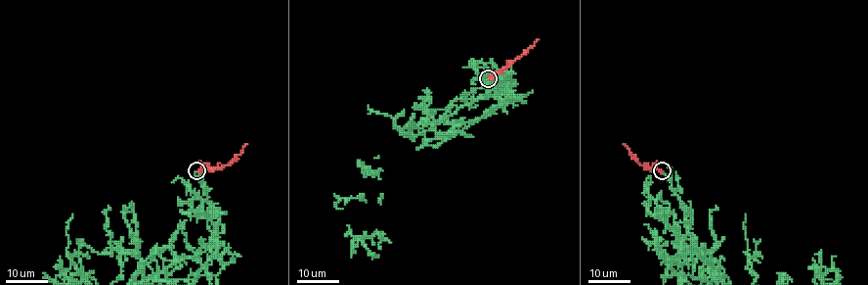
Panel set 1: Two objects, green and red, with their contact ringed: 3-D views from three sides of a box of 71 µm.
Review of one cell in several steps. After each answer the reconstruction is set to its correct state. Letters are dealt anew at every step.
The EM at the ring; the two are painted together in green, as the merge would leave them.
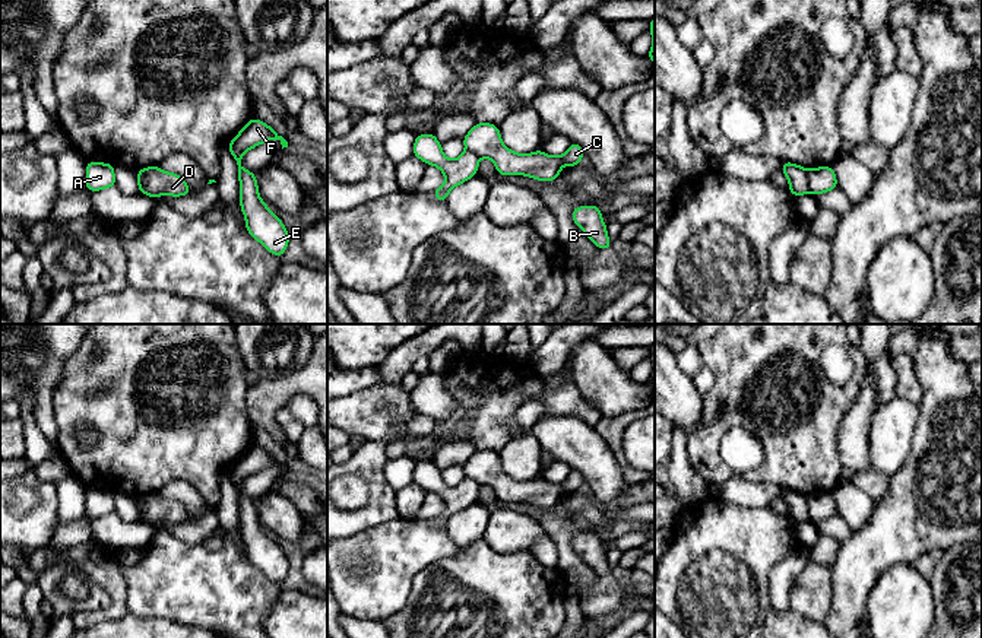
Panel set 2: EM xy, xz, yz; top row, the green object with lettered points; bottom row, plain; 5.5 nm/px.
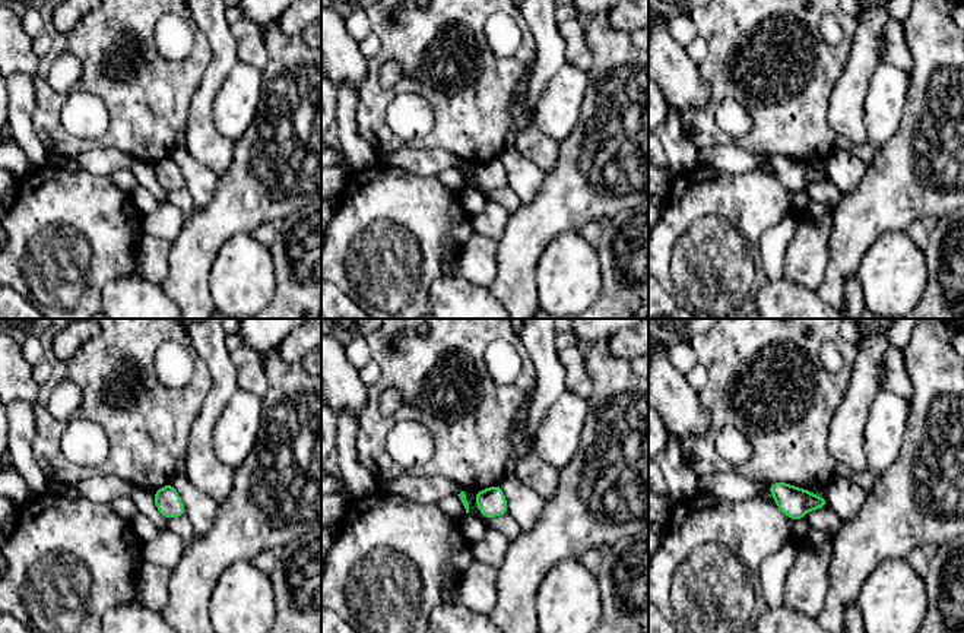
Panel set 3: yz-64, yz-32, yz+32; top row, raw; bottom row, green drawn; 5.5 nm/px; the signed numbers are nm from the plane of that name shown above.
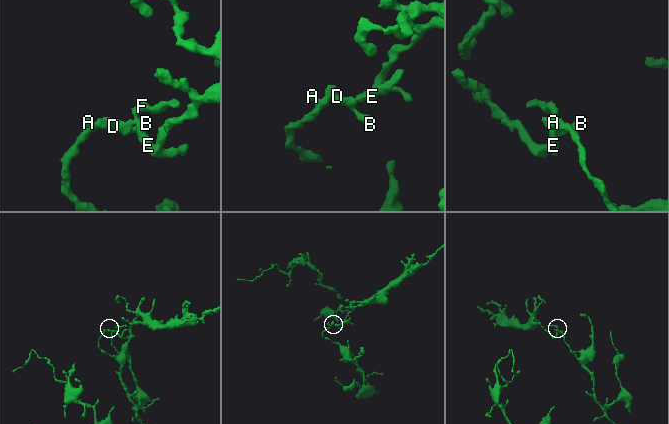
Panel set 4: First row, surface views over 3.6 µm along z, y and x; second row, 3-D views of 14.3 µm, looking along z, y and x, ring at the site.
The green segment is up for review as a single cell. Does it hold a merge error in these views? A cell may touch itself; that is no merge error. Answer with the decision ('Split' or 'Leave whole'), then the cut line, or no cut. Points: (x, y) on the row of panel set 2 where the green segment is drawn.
Split. Split along yz (810, 170), (808, 191)

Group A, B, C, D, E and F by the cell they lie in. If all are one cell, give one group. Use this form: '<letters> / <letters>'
A / B C D E F

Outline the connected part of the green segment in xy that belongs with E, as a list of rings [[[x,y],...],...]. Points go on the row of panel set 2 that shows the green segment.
[[[251,118],[235,136],[235,139],[228,143],[228,149],[238,165],[240,206],[246,218],[247,232],[269,253],[281,257],[289,242],[286,228],[260,199],[256,174],[247,171],[241,165],[241,158],[247,150],[272,139],[278,139],[282,149],[288,147],[288,142],[266,123]]]

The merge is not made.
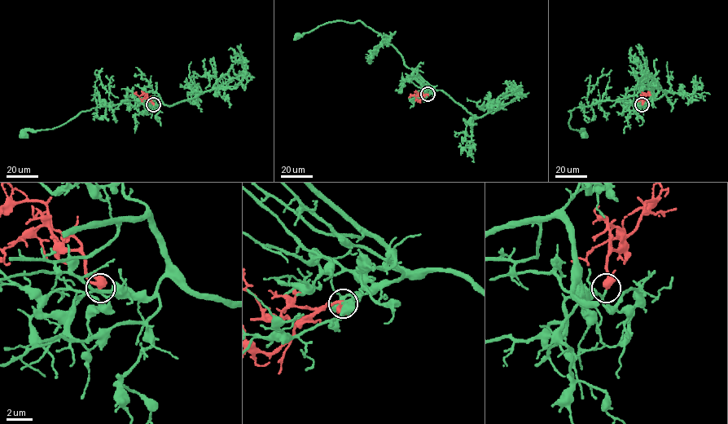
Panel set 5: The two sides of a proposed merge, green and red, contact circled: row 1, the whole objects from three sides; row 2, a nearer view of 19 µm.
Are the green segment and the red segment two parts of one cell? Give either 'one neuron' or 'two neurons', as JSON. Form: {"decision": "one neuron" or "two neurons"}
{"decision": "one neuron"}

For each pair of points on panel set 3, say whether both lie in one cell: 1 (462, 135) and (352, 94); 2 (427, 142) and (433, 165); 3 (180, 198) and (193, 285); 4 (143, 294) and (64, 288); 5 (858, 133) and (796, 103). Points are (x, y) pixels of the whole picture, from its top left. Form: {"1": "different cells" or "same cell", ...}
{"1": "different cells", "2": "different cells", "3": "different cells", "4": "different cells", "5": "different cells"}

